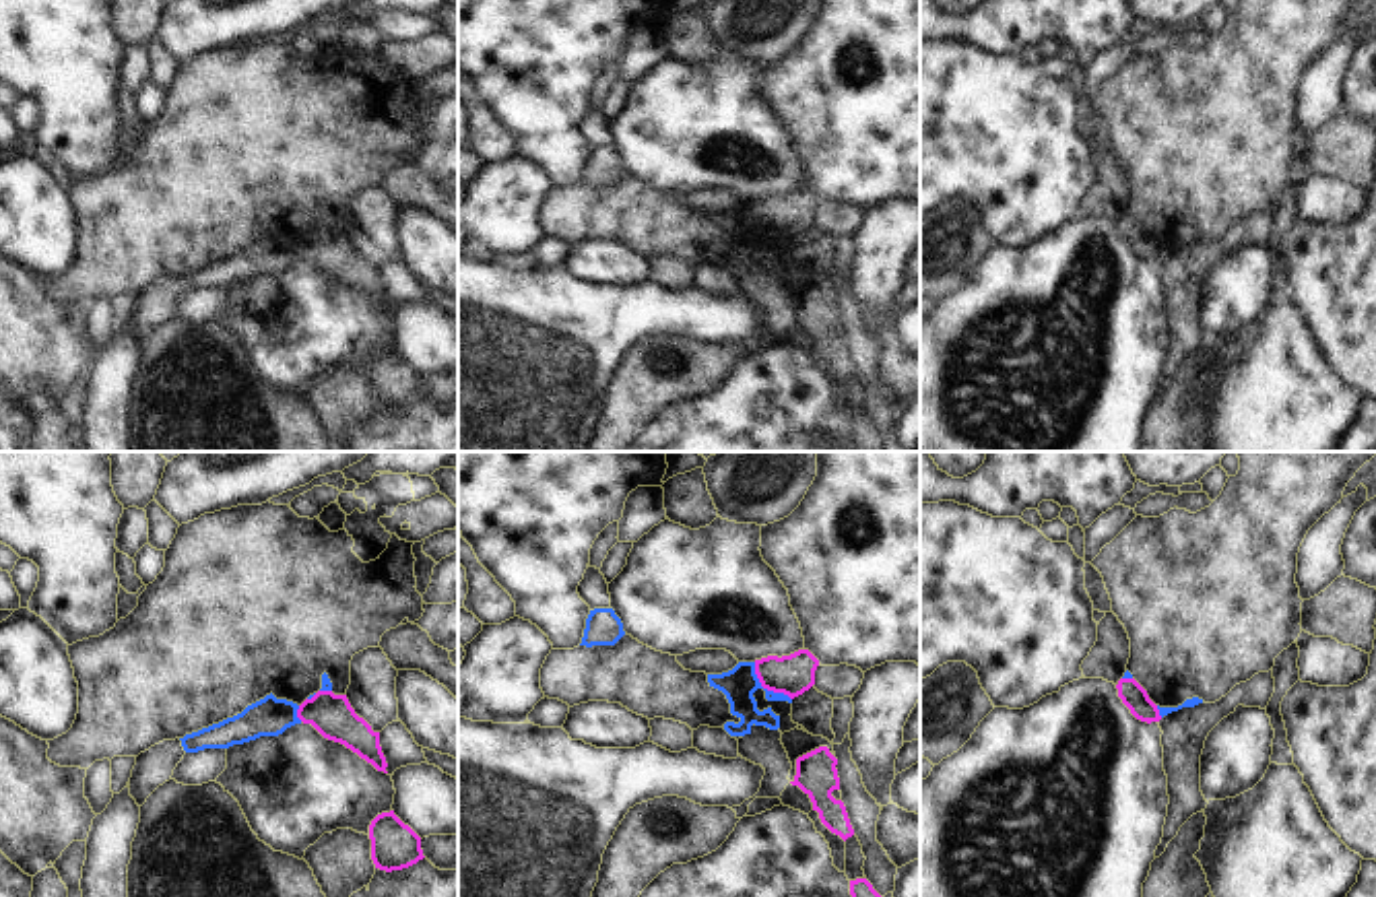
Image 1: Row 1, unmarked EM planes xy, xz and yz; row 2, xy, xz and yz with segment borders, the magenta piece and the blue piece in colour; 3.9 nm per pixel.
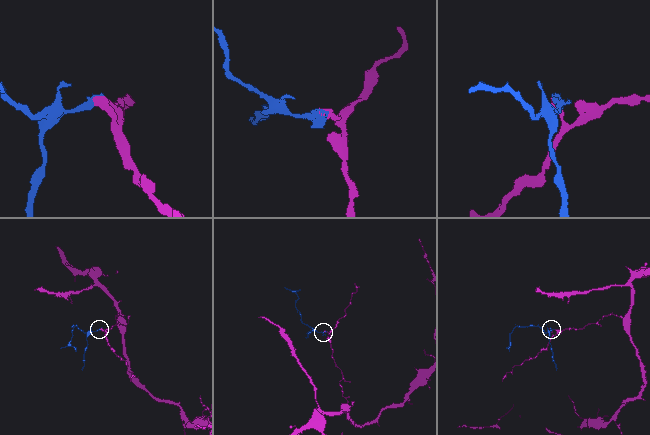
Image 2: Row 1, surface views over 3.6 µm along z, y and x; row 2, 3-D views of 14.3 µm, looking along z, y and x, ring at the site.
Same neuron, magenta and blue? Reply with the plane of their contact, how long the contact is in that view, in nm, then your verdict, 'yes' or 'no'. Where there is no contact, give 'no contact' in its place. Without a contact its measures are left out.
contact in xz; length 220 nm; no

